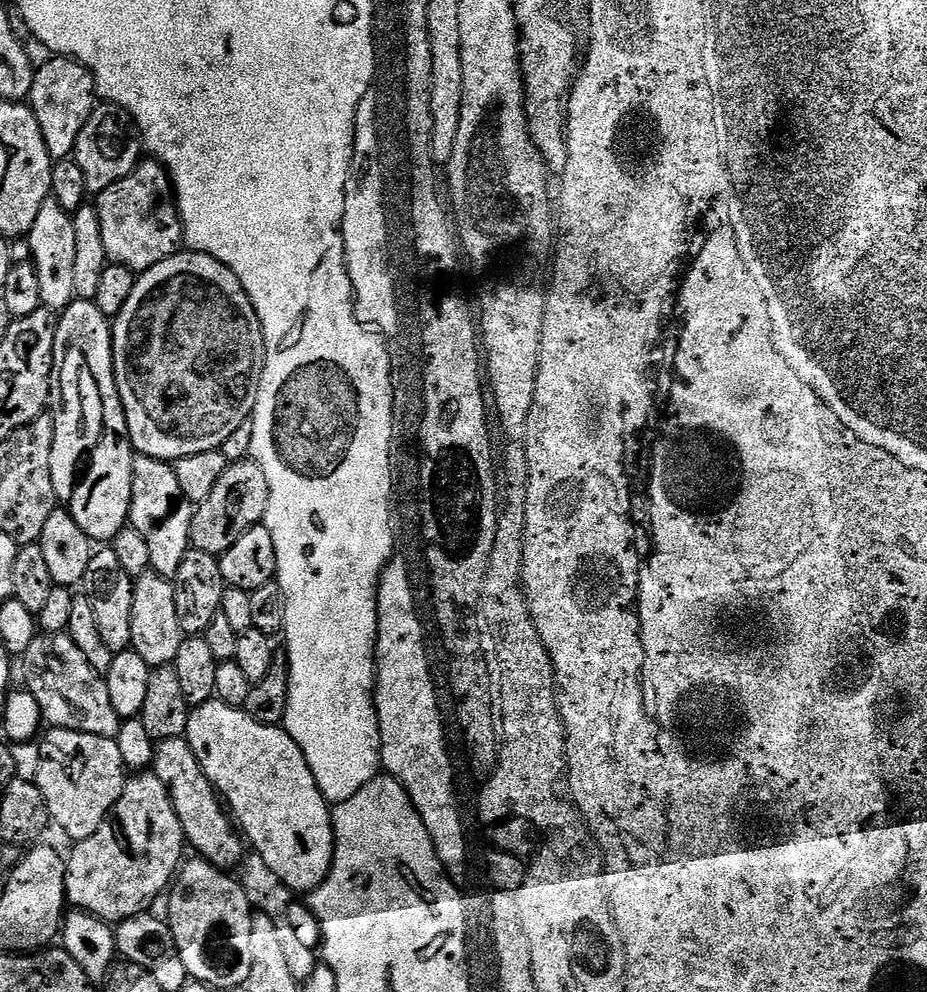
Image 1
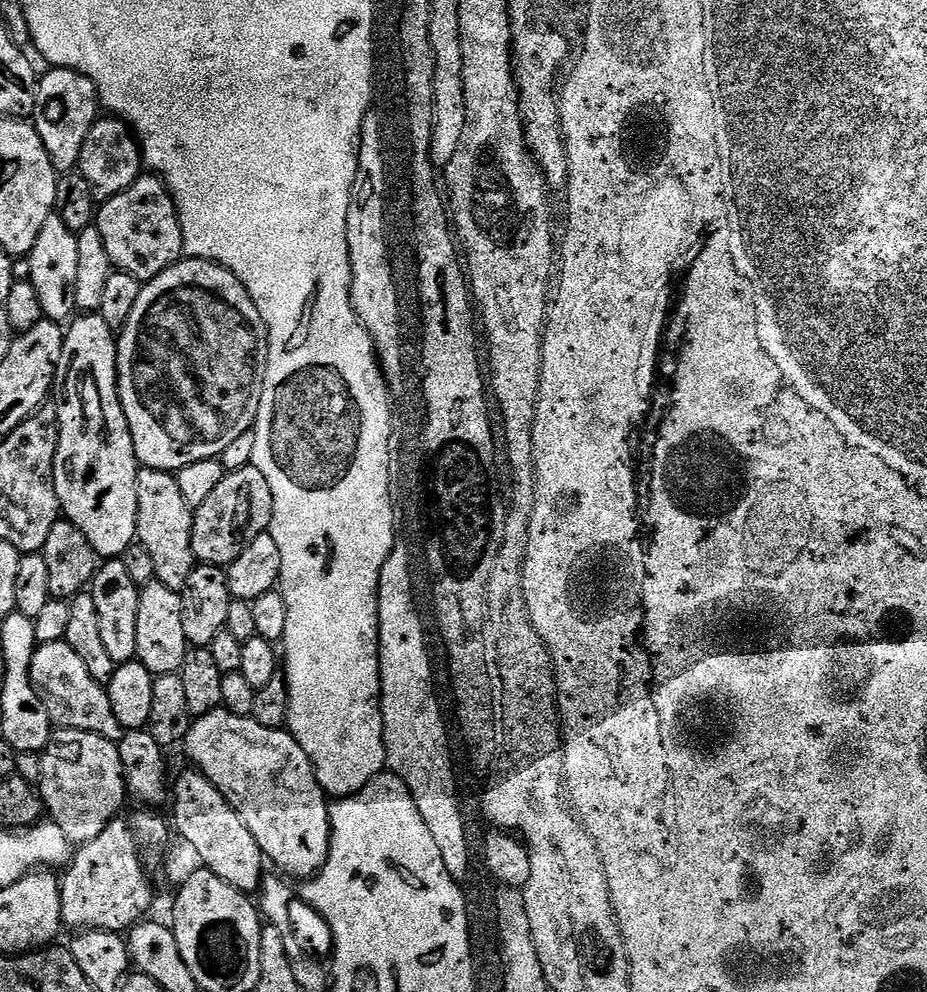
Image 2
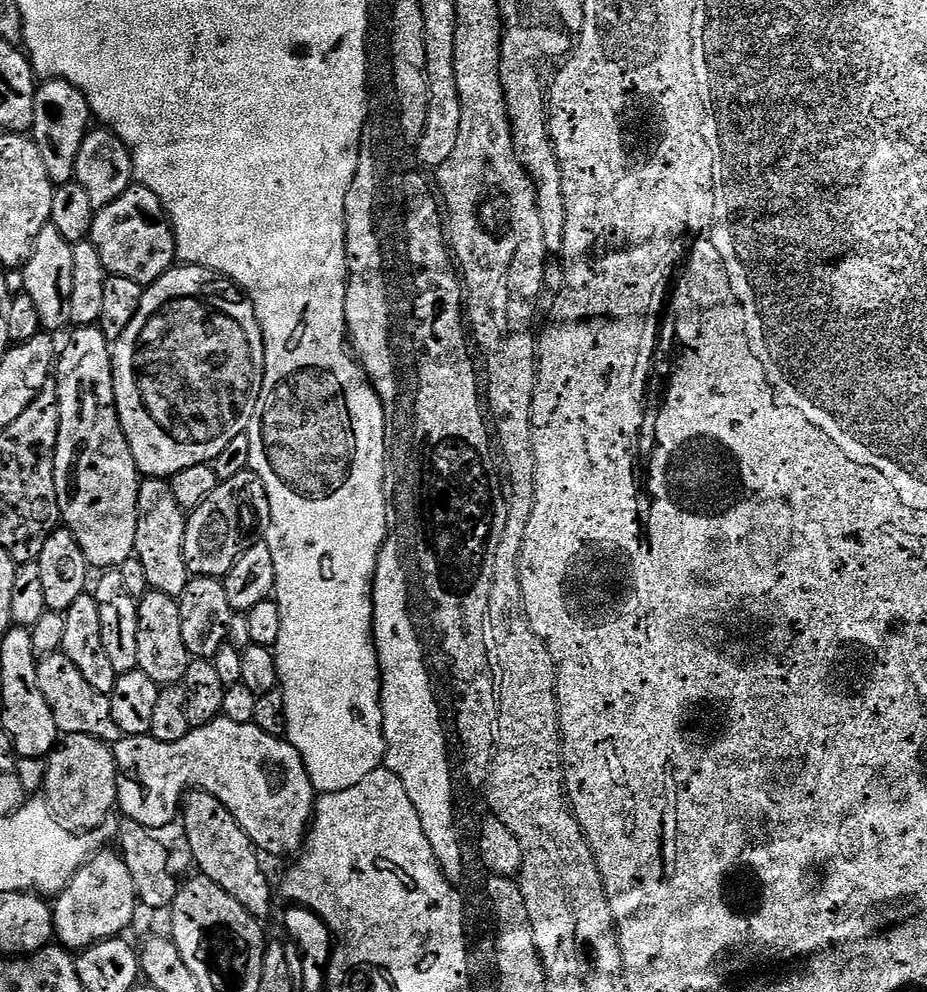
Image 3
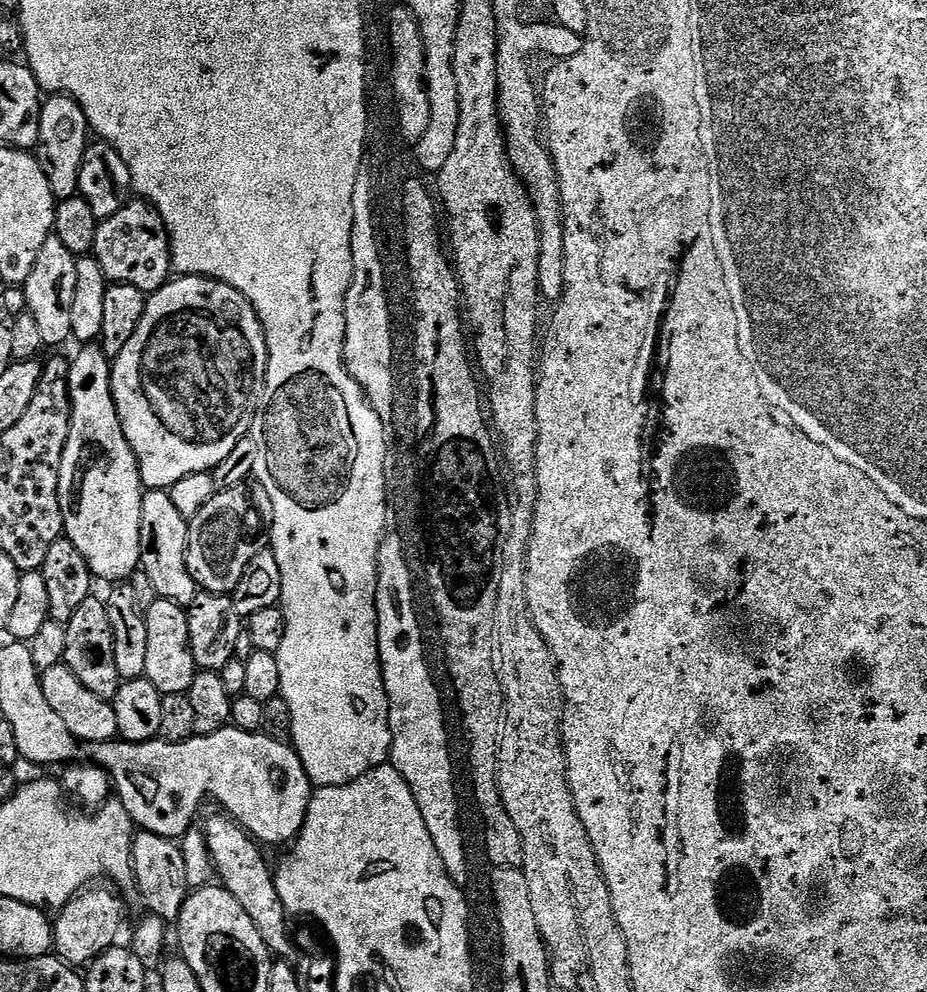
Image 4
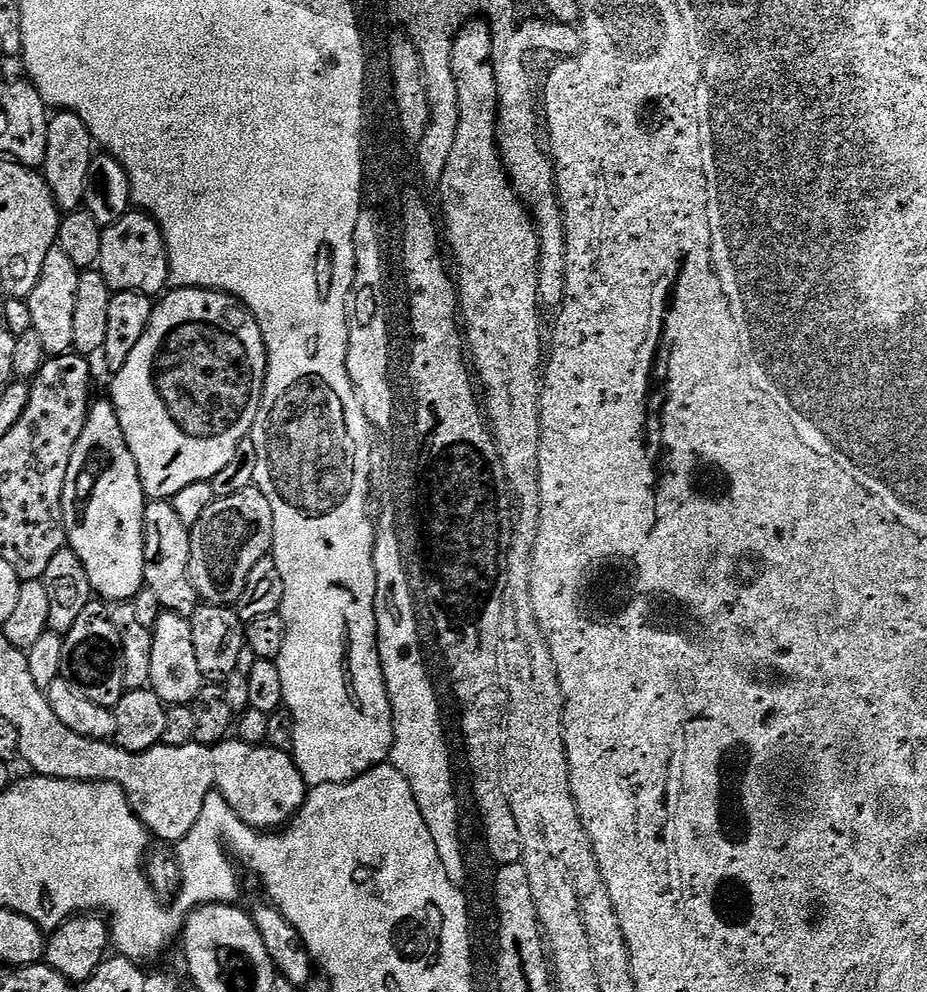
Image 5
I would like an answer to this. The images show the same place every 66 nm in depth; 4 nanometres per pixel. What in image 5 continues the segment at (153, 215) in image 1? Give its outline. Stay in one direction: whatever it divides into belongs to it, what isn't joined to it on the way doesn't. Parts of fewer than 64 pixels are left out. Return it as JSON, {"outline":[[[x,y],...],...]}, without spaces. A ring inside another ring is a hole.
{"outline":[[[130,210],[118,222],[114,222],[101,234],[101,256],[98,271],[112,292],[137,292],[143,296],[159,297],[169,287],[168,248],[164,244],[164,232],[146,212]]]}

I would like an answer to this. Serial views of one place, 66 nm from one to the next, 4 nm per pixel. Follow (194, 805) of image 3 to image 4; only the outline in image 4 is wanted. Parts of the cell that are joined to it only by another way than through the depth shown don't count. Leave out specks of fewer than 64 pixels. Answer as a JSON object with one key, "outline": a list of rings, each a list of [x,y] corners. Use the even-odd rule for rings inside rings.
{"outline":[[[224,814],[219,815],[212,817],[206,824],[206,844],[218,874],[223,879],[220,880],[241,904],[242,910],[254,918],[254,926],[258,926],[258,934],[262,934],[273,957],[284,962],[295,961],[298,947],[293,929],[288,929],[290,914],[278,894],[275,873],[266,862],[261,852],[263,849],[235,820]]]}

